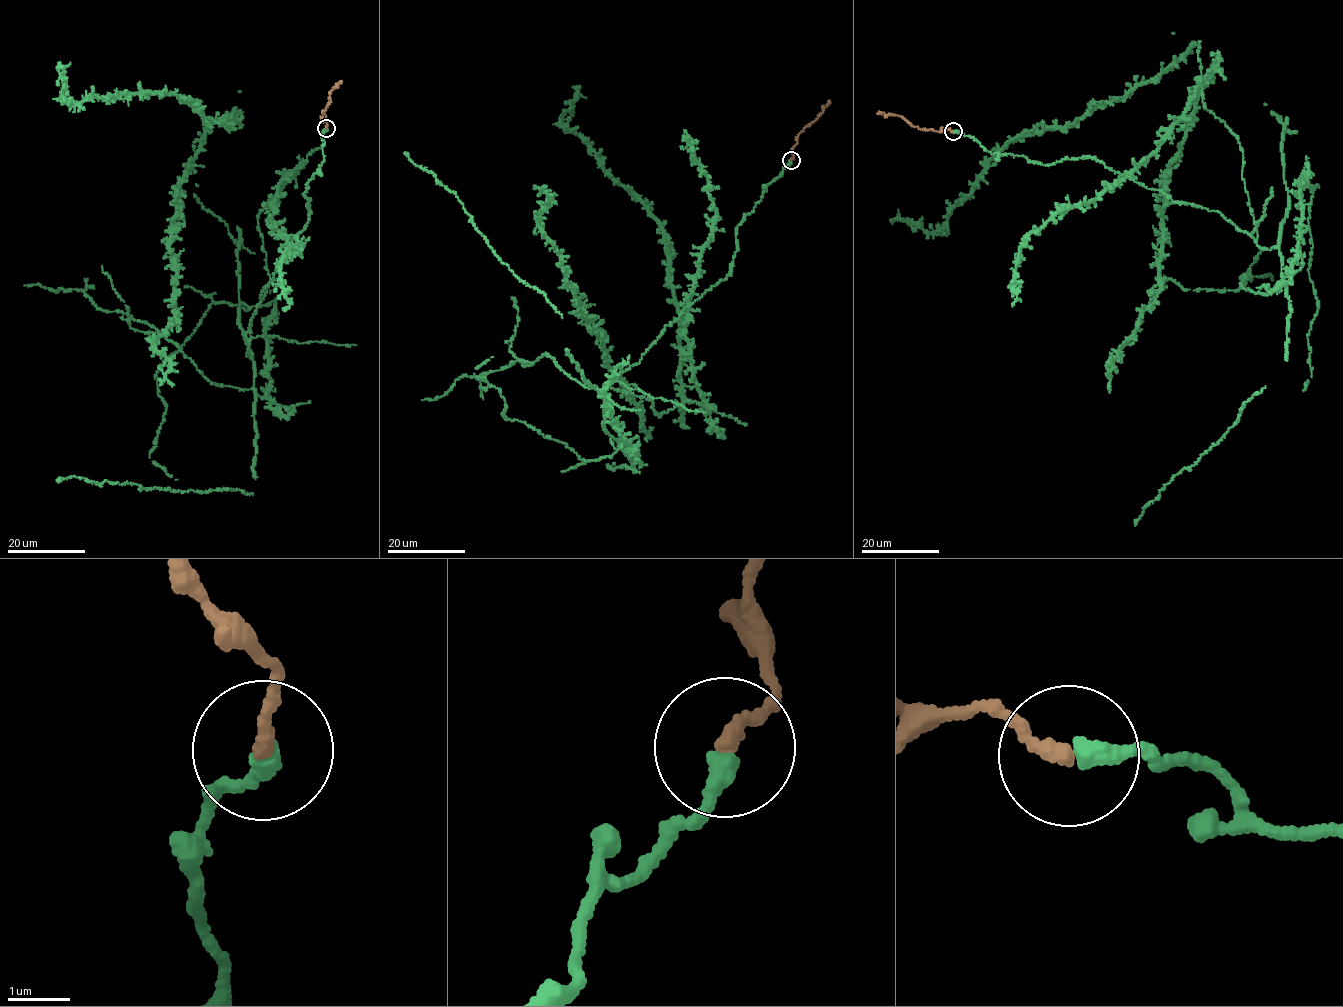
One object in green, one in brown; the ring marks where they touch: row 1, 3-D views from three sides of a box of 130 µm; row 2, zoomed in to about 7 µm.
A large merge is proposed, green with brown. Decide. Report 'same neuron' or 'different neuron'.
same neuron

